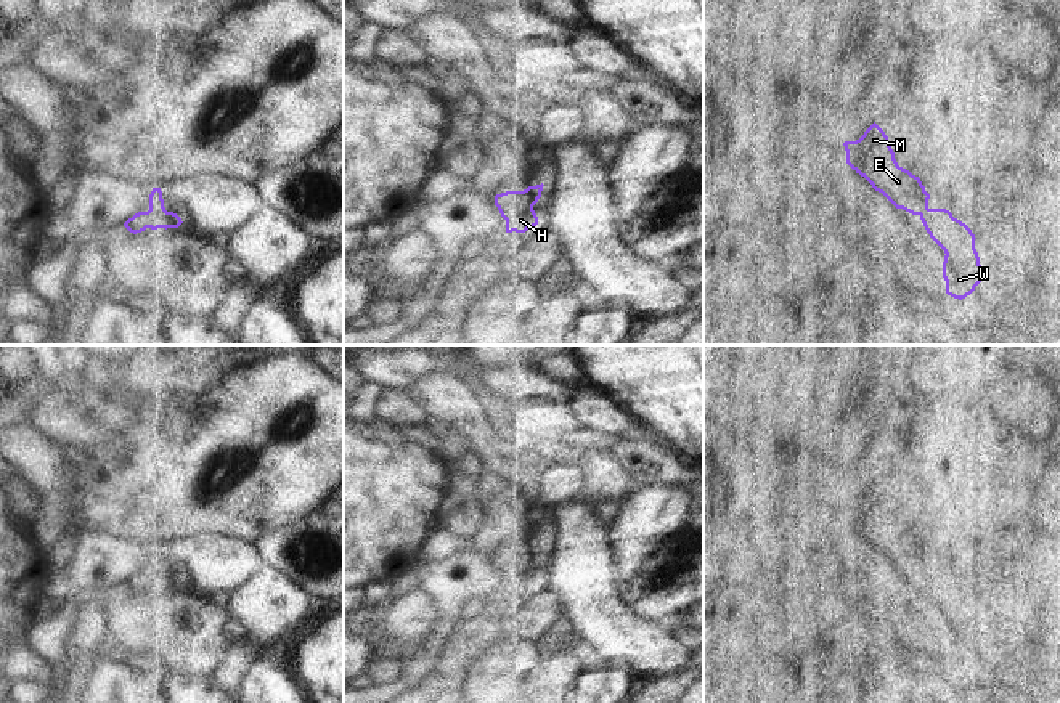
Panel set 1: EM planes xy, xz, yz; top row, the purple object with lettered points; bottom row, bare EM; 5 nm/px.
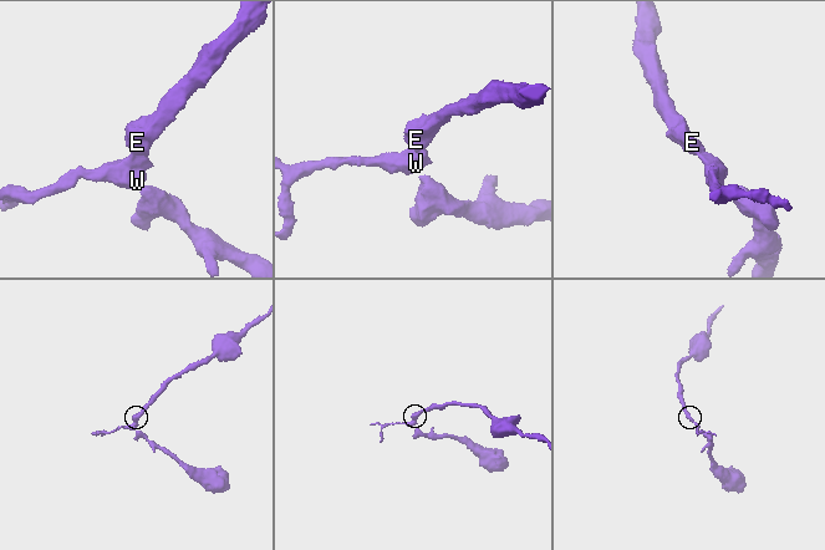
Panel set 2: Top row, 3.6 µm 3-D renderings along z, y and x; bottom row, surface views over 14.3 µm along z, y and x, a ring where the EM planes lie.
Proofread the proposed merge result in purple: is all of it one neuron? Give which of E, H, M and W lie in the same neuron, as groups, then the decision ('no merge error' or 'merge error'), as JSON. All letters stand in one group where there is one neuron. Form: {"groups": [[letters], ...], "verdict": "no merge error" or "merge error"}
{"groups": [["E", "H", "M", "W"]], "verdict": "no merge error"}

